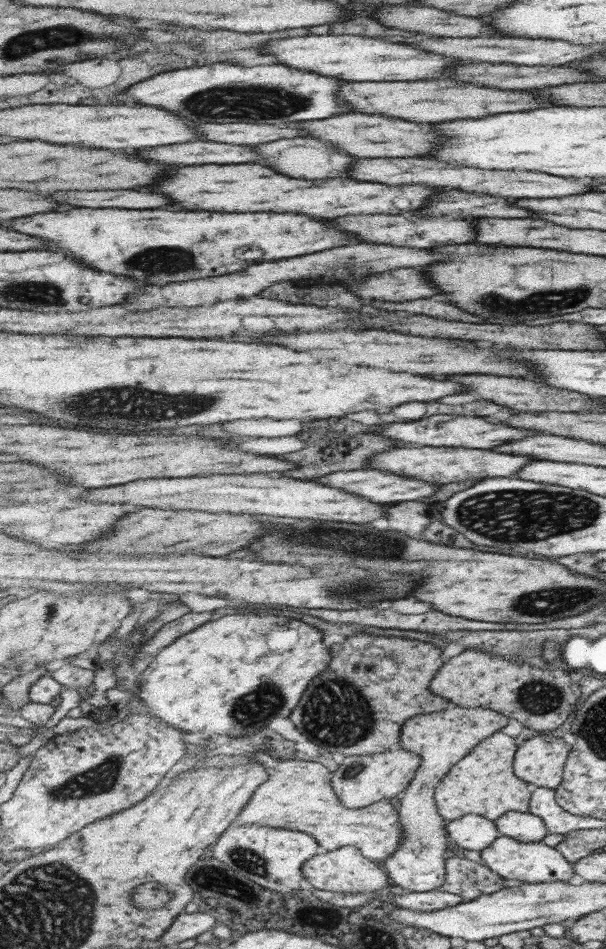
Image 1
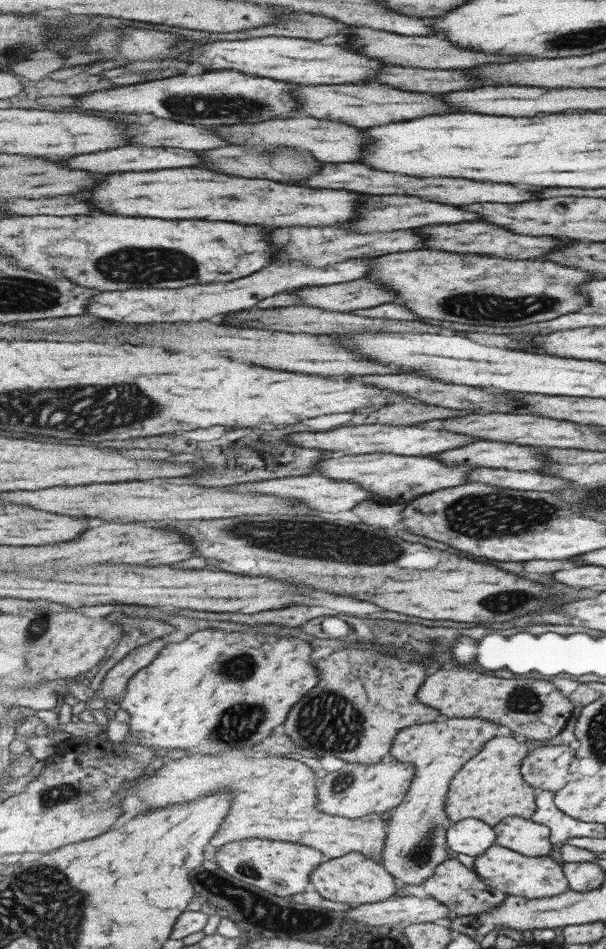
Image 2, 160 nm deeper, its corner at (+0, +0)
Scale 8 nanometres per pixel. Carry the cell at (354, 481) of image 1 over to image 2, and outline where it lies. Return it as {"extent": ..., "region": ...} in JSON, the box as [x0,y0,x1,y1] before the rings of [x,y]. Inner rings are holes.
{"extent":[230,474,375,512],"region":[[[313,474],[308,476],[291,476],[288,478],[277,478],[277,480],[265,480],[265,482],[253,482],[253,484],[239,484],[230,486],[232,492],[262,492],[262,494],[274,494],[280,498],[292,498],[292,500],[300,500],[307,506],[310,506],[316,512],[341,512],[341,510],[352,510],[363,501],[373,500],[375,495],[370,490],[365,490],[360,485],[355,485],[351,481],[335,481],[323,477],[321,474]]]}

